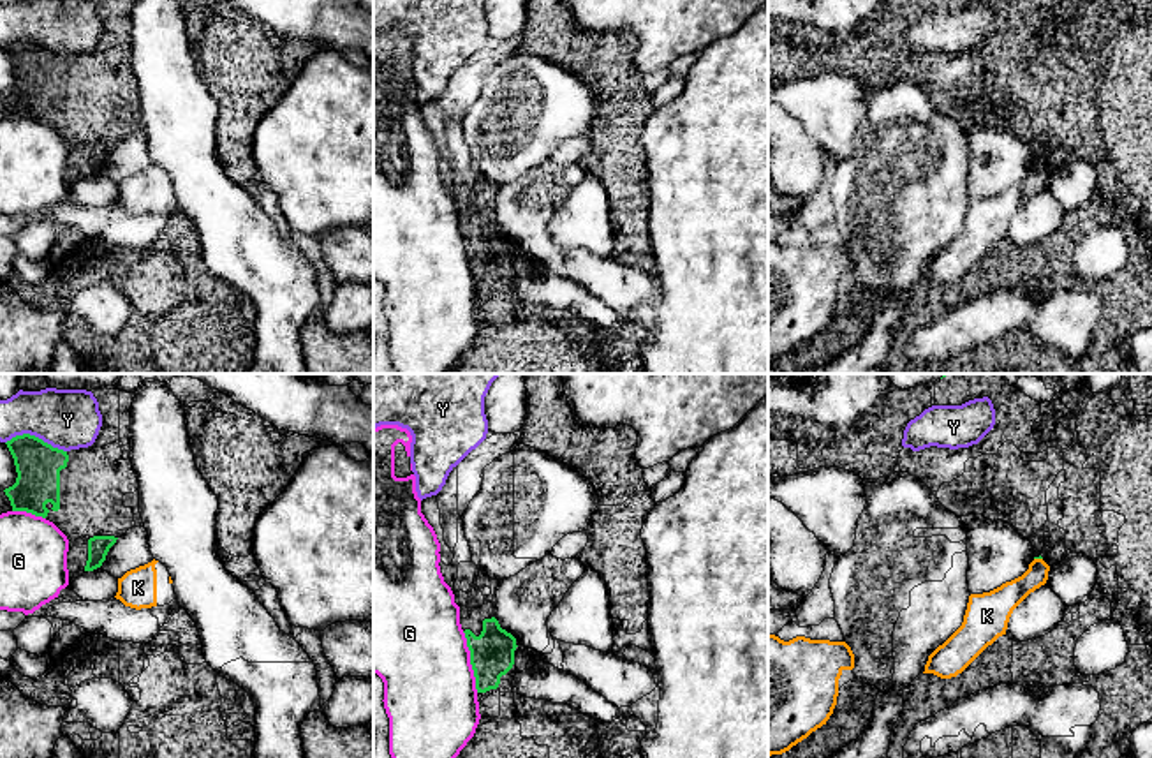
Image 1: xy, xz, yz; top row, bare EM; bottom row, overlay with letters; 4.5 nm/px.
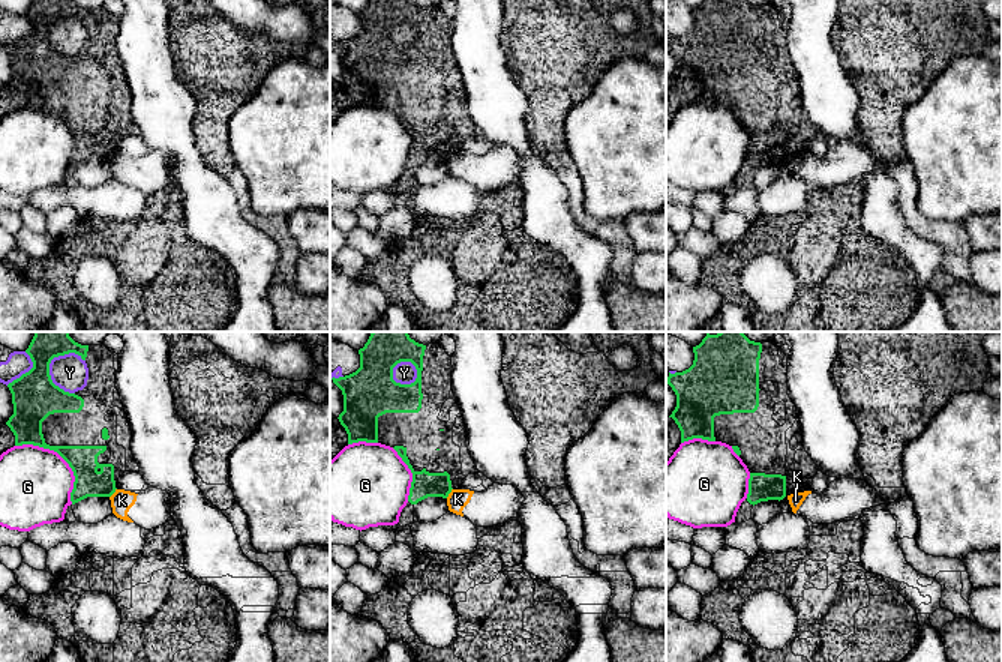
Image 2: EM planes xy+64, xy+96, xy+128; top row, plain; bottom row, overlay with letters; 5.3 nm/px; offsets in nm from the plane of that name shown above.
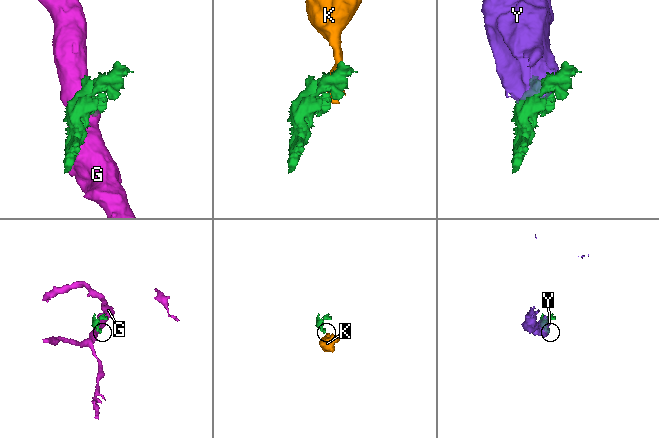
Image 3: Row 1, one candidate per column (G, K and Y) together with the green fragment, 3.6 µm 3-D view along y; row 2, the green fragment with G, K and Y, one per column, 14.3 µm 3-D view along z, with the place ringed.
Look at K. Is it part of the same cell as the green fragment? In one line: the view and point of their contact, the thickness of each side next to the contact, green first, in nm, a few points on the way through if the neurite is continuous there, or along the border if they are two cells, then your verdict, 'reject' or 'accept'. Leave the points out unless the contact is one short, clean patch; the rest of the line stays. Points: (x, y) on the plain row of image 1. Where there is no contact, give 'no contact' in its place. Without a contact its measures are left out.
yz (1038, 163) | 20/130 nm | along yz (1034, 163), (1041, 164) | reject

